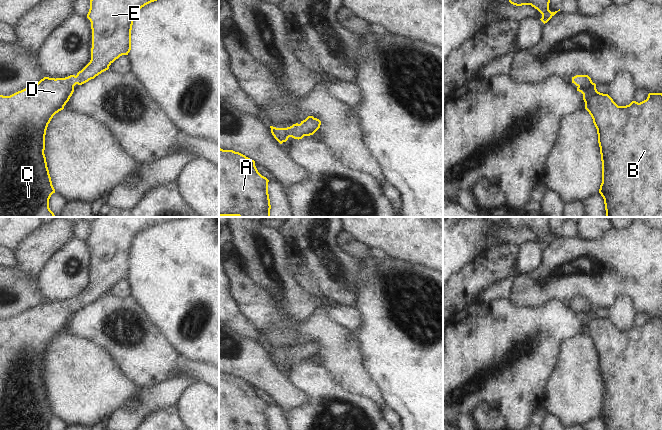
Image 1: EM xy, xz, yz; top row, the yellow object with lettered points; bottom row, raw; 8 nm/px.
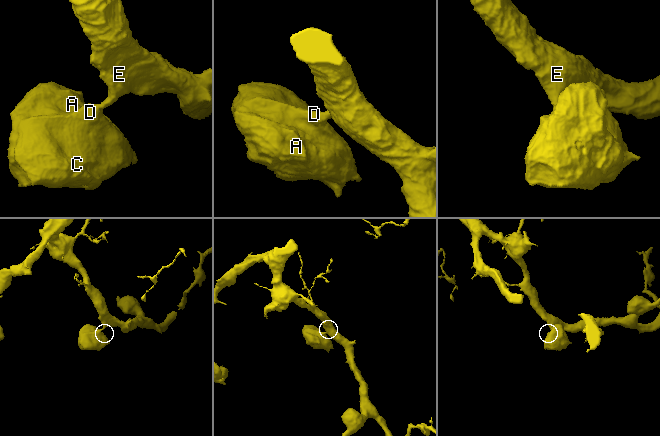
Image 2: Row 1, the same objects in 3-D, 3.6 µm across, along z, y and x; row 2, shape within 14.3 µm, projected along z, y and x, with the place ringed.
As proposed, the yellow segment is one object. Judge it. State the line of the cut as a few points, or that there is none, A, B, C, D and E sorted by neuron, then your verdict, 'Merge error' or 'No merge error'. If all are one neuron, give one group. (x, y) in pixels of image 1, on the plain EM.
No split. Groups: A B C D E. No merge error.

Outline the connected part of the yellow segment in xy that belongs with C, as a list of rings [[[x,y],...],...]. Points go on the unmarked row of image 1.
[[[97,217],[90,223],[90,233],[87,242],[91,246],[92,272],[90,286],[77,297],[65,302],[44,301],[38,307],[31,309],[10,320],[0,319],[0,430],[49,430],[49,423],[55,413],[47,391],[45,374],[45,359],[48,348],[53,340],[64,333],[74,316],[76,308],[82,309],[102,296],[120,280],[128,279],[131,274],[131,254],[136,237],[145,229],[168,221],[184,217]]]

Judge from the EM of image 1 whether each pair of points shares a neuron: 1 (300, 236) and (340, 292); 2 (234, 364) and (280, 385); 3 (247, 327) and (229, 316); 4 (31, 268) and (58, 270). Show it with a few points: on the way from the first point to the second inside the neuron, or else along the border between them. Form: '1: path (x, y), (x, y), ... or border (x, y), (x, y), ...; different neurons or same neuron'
1: path (314, 250), (336, 272), (338, 278); same neuron
2: path (245, 364), (254, 364), (269, 377); same neuron
3: path (243, 326), (233, 316); same neuron
4: border (58, 251), (50, 259), (37, 279); different neurons

